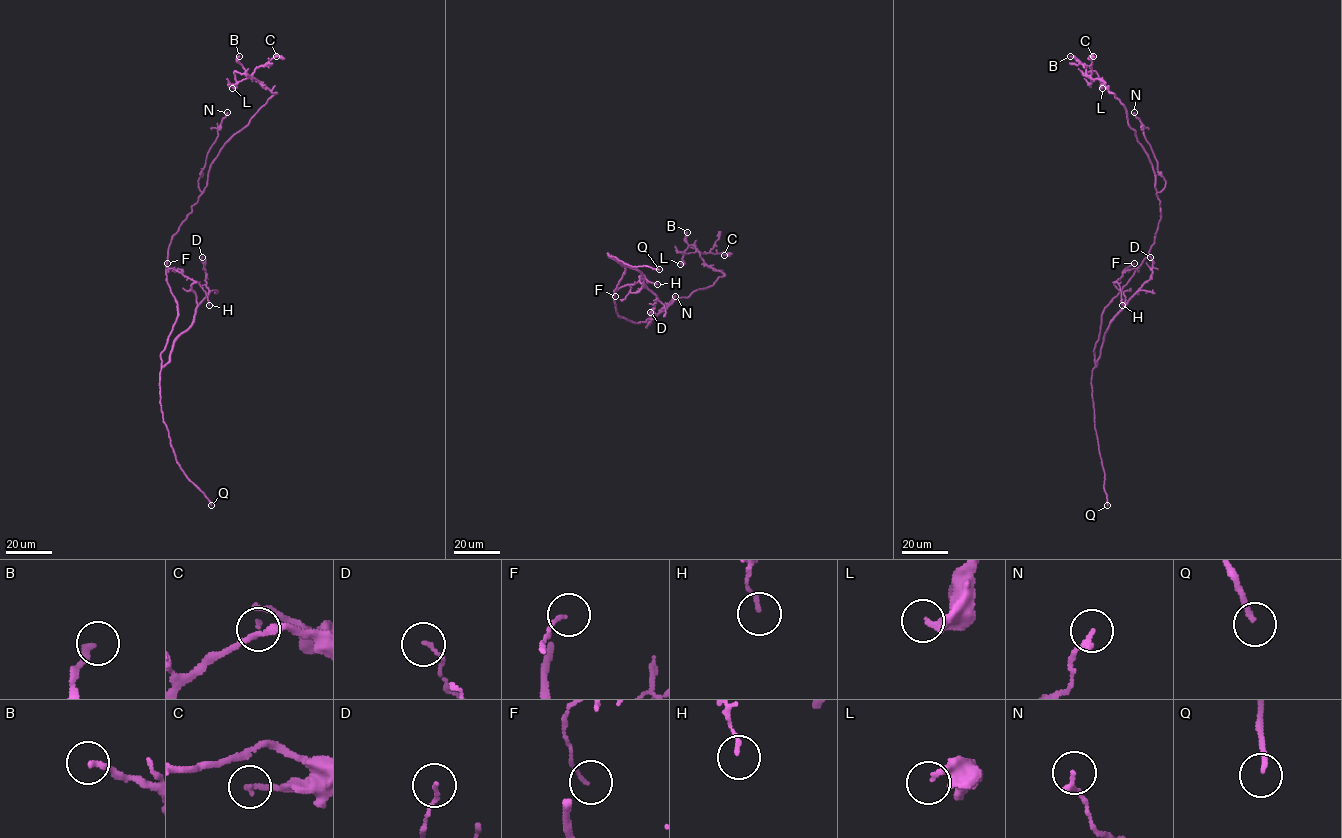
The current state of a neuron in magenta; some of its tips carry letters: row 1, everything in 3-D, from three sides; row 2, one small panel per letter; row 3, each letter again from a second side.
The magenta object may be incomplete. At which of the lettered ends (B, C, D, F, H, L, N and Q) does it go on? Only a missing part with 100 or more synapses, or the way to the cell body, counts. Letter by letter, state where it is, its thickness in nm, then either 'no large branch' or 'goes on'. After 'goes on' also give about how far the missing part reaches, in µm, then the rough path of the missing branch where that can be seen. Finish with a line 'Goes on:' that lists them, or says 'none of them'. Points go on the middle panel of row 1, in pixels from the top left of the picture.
B: (687, 232) | 240 nm | no large branch
C: (724, 255) | 150 nm | no large branch
D: (650, 312) | 110 nm | no large branch
F: (615, 296) | 100 nm | no large branch
H: (657, 284) | 130 nm | no large branch
L: (680, 264) | 260 nm | no large branch
N: (675, 296) | 190 nm | no large branch
Q: (659, 269) | 180 nm | goes on | 50 µm | (659, 269), (668, 267), (686, 275), (683, 252), (690, 249)
Goes on: Q

